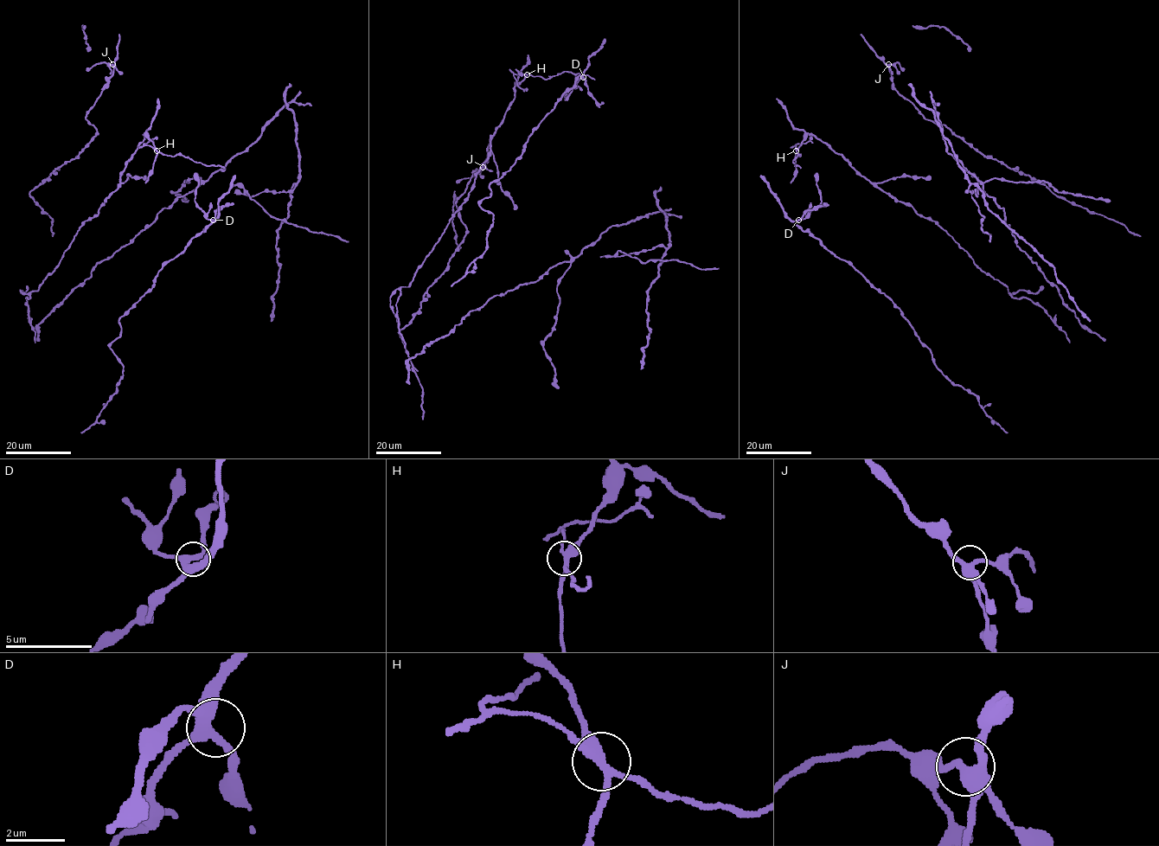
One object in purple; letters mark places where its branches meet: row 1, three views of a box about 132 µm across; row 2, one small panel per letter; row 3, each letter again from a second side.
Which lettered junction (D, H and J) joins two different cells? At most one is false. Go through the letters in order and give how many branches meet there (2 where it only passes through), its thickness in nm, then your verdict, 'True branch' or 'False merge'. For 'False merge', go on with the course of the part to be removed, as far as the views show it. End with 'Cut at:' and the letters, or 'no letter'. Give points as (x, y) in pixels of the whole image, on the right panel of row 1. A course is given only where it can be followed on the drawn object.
D: Branches: 4. Thickness 360 nm. True branch
H: Branches: 4. Thickness 320 nm. False merge. Course of the part to remove: (796, 150), (797, 155), (800, 155), (792, 162), (800, 167)
J: Branches: 4. Thickness 360 nm. True branch
Cut at: H

